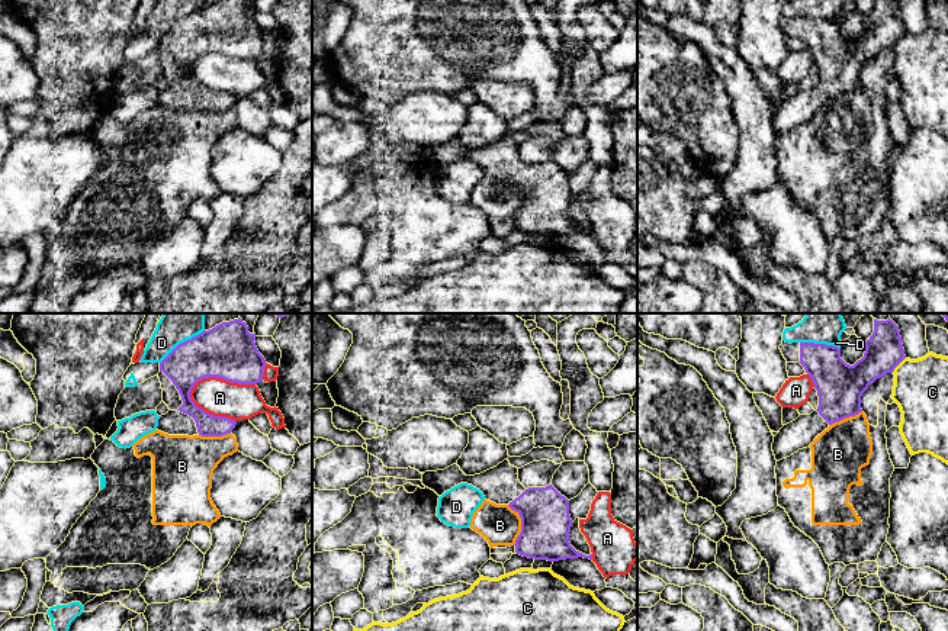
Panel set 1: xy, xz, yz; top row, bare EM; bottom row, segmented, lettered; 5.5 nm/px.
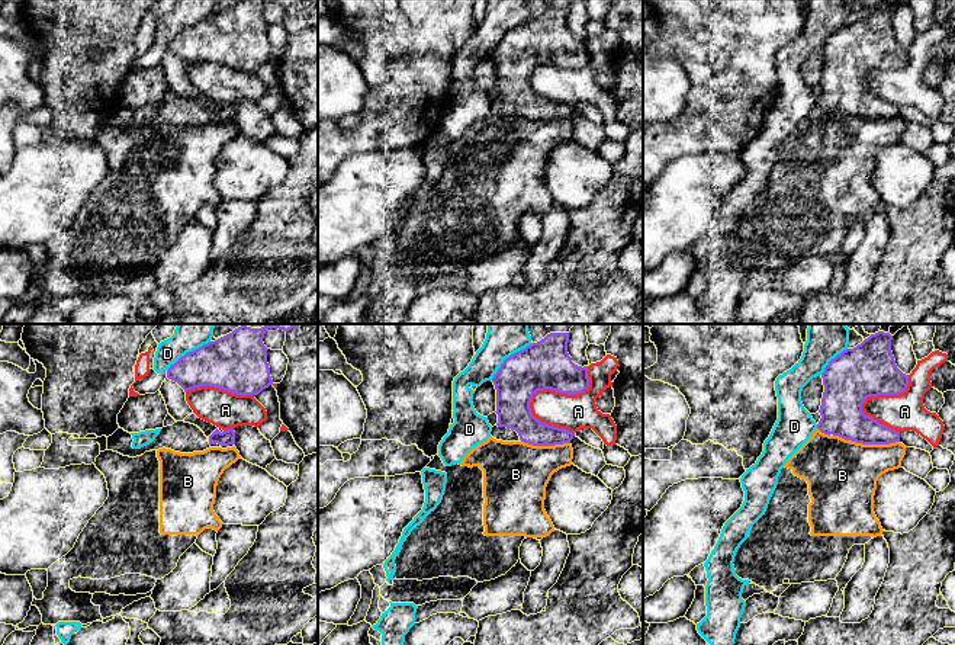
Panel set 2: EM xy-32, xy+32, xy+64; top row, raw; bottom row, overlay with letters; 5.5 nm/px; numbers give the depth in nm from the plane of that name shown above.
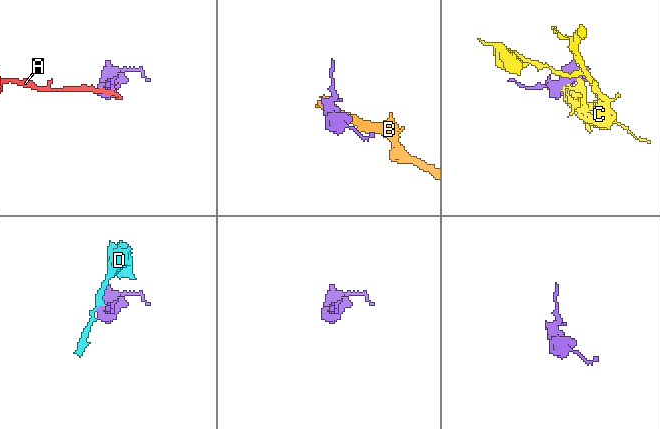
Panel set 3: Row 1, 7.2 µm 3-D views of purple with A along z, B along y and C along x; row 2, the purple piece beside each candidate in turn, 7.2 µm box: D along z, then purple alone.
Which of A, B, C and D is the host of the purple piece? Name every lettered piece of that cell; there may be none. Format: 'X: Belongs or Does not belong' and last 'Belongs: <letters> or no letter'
A: Does not belong
B: Does not belong
C: Does not belong
D: Does not belong
Belongs: no letter

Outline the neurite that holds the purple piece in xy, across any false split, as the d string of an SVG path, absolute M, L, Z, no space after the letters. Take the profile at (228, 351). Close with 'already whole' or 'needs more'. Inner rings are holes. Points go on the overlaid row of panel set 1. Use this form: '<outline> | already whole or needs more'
M238 318L179 344L161 363L163 371L179 390L183 405L158 419L157 429L168 435L222 437L237 421L213 416L197 408L190 397L202 379L218 377L238 384L263 380L266 361L256 347L256 334Z | needs more

